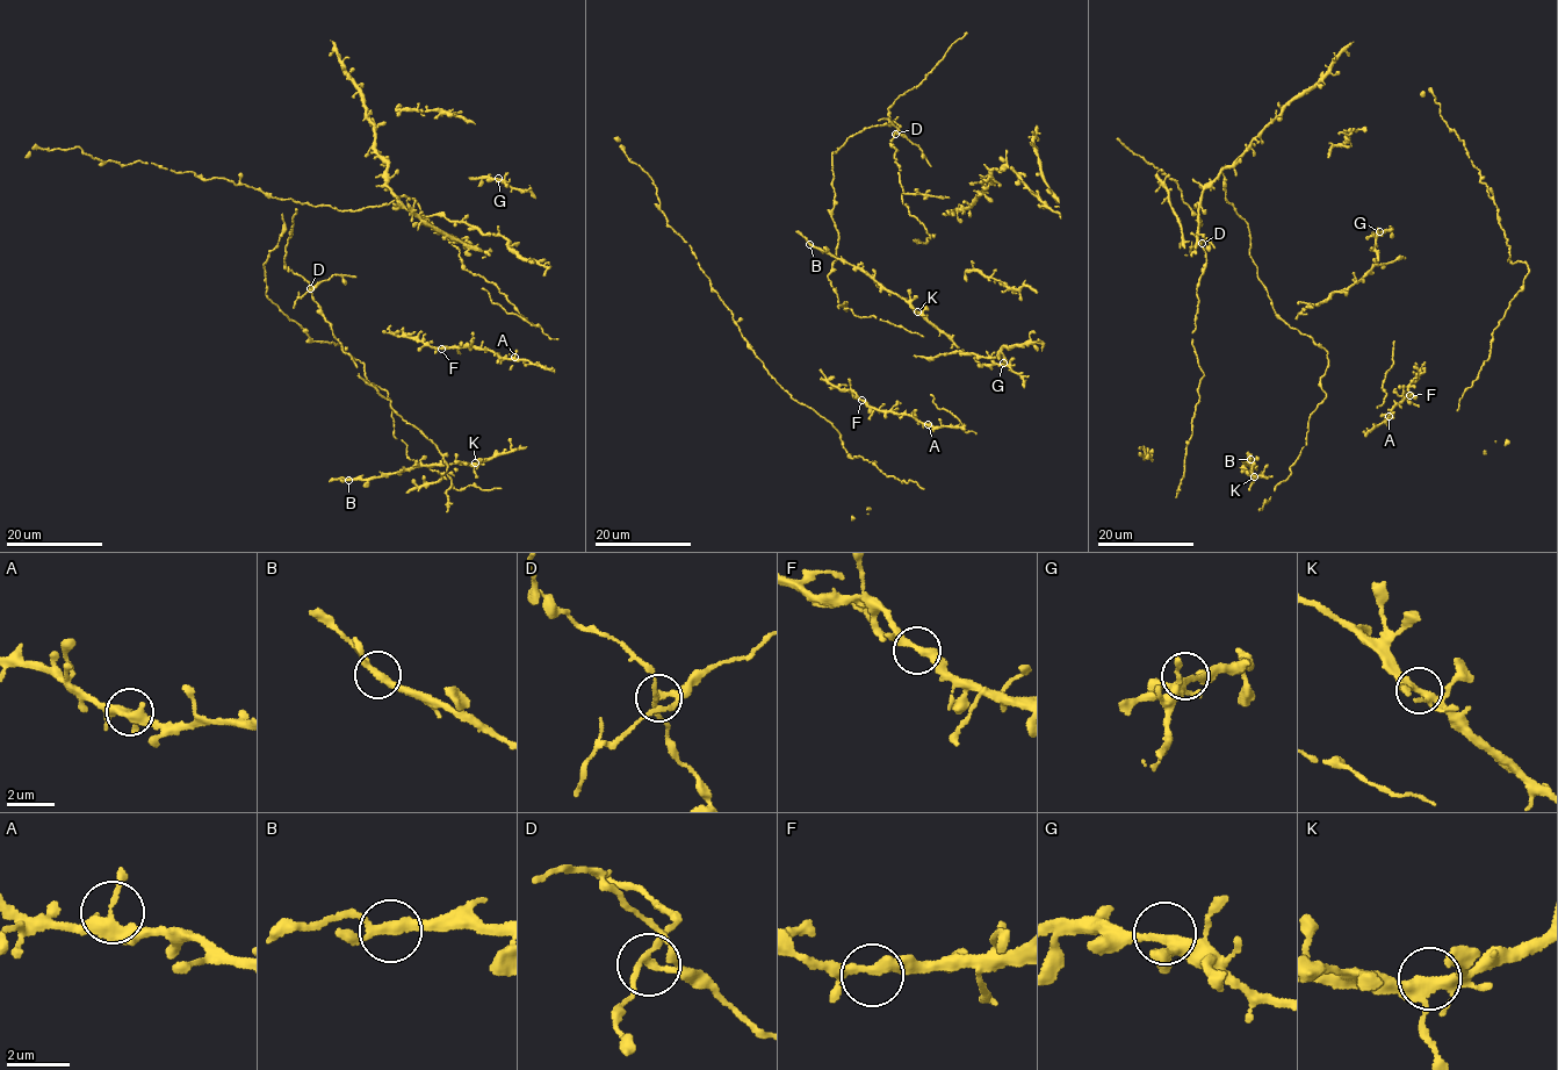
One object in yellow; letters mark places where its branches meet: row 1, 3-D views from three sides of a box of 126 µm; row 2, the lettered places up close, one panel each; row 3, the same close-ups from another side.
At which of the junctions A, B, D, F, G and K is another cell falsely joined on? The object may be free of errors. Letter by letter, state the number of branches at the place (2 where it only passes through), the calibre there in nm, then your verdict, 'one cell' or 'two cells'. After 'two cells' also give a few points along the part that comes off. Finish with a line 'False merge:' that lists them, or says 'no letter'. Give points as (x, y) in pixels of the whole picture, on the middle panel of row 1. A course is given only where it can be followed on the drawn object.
A: 5 branches meet; 320 nm thick; one cell
B: 3 branches meet; 240 nm thick; one cell
D: 4 branches meet; 200 nm thick; two cells; foreign part runs (895, 133), (918, 146), (931, 166)
F: 3 branches meet; 260 nm thick; one cell
G: 4 branches meet; 300 nm thick; one cell
K: 5 branches meet; 280 nm thick; one cell
False merge: D

